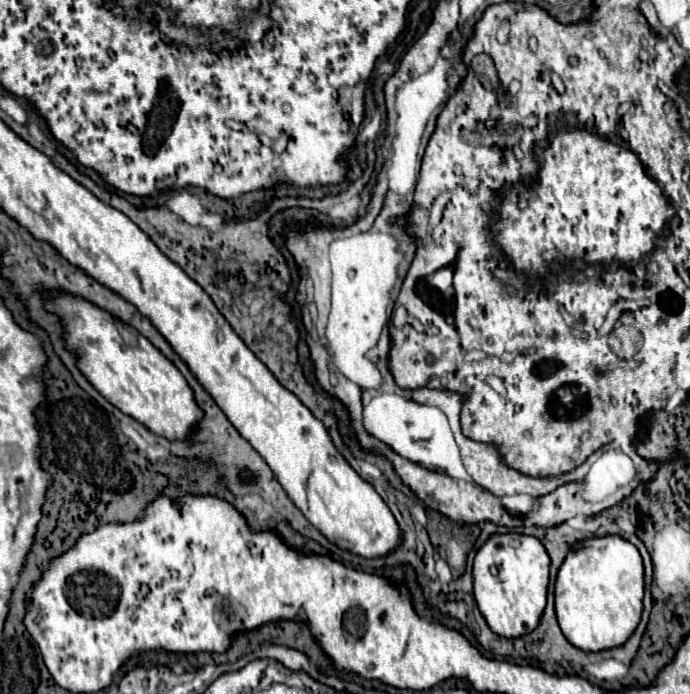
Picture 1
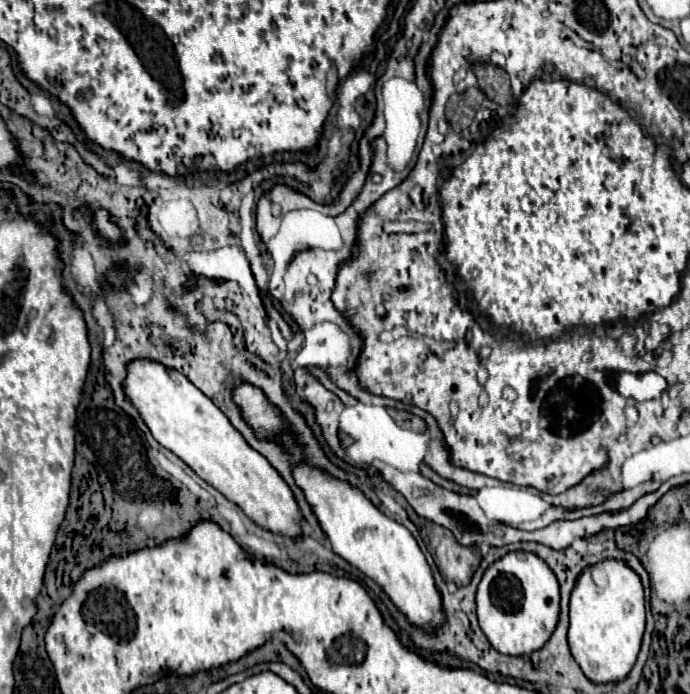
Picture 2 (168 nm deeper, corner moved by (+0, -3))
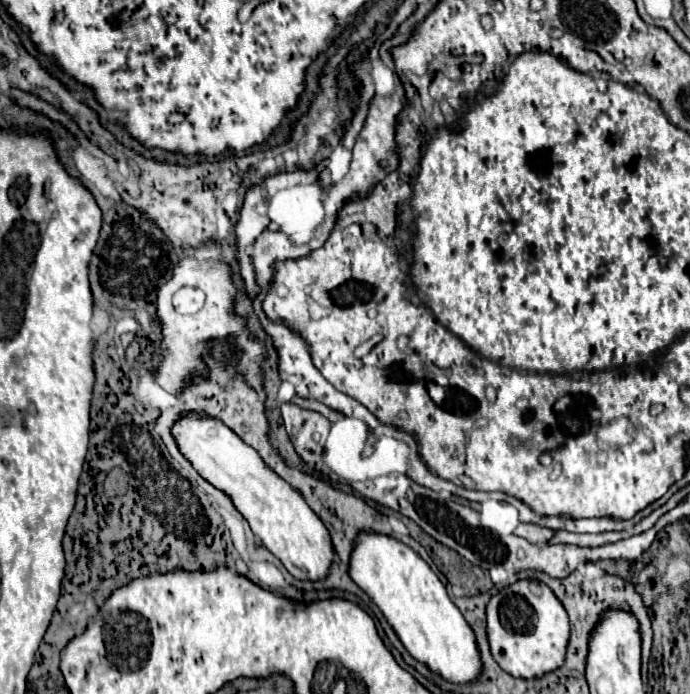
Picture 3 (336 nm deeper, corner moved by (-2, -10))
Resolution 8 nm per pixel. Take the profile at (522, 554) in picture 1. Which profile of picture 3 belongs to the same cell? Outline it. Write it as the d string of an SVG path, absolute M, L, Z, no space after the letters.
M519 580L487 604L487 636L495 662L515 678L541 678L563 666L569 642L569 618L563 604L541 582Z

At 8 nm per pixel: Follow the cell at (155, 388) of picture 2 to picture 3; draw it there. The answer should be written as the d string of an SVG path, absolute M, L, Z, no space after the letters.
M189 414L175 424L173 436L195 470L215 488L231 496L237 510L249 522L253 534L281 560L293 578L315 582L329 576L335 548L331 546L327 528L319 522L319 516L307 506L307 502L303 502L303 496L269 470L251 446L247 446L221 420L197 418L195 414Z

